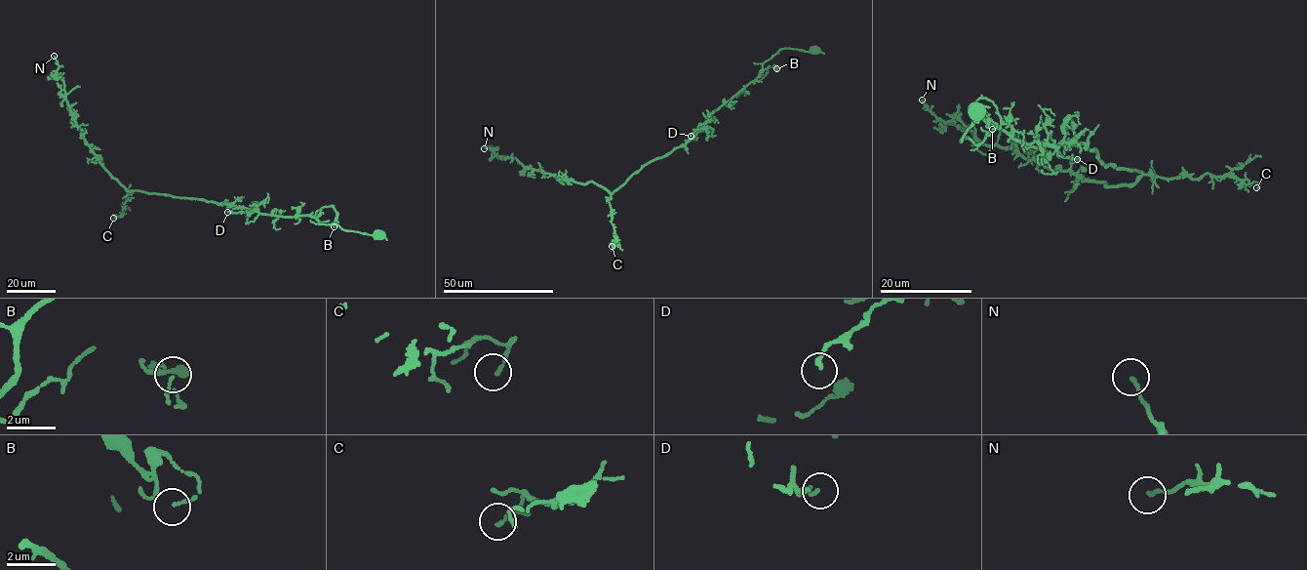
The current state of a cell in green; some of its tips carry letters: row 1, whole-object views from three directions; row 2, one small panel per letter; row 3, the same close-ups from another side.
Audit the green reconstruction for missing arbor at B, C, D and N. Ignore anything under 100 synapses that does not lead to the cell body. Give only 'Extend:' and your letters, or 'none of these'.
Extend: none of these

